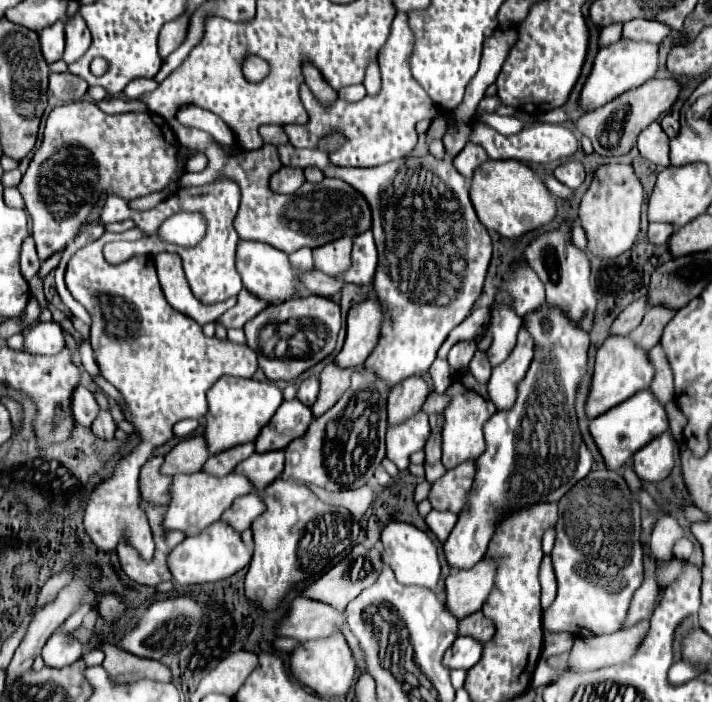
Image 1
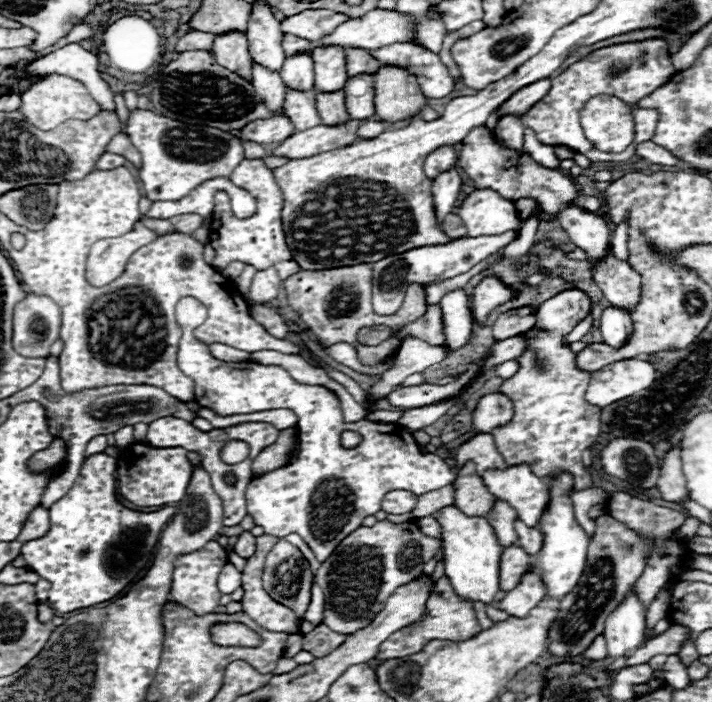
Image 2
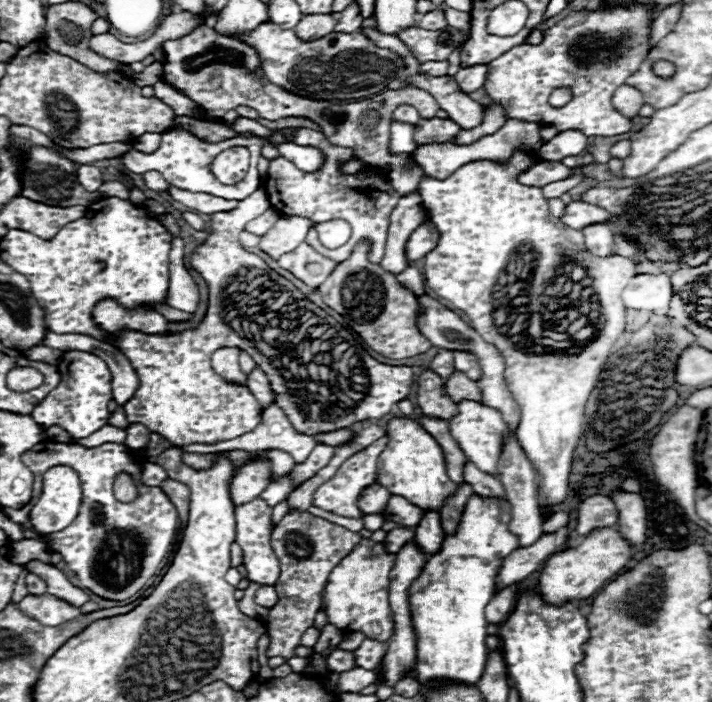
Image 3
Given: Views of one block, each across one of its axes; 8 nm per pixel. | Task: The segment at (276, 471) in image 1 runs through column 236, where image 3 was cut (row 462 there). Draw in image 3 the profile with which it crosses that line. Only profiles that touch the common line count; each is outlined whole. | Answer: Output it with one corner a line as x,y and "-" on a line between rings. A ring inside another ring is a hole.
470,460
464,466
464,482
468,482
474,488
474,492
482,498
502,498
502,496
506,496
500,480
492,474
482,474
482,470
478,470

